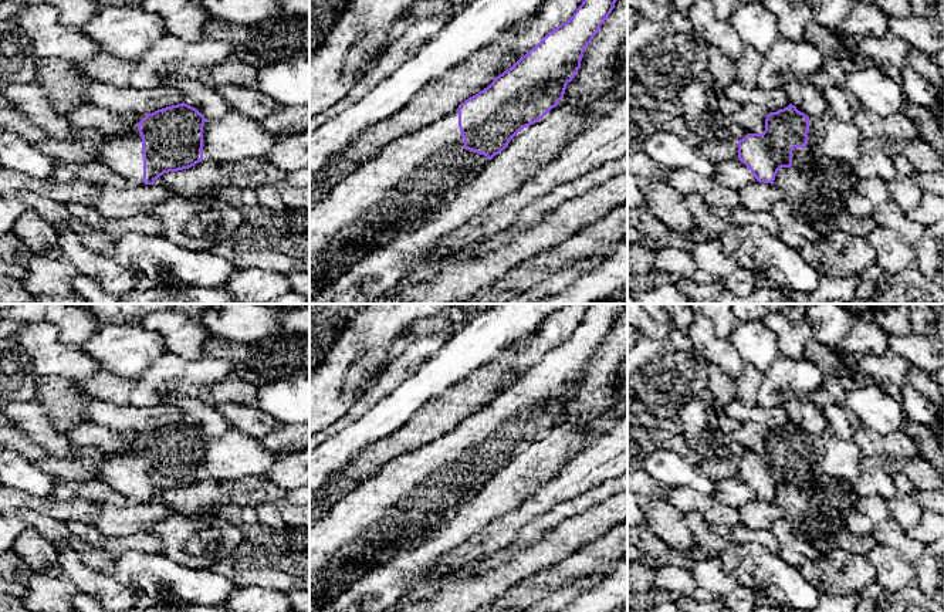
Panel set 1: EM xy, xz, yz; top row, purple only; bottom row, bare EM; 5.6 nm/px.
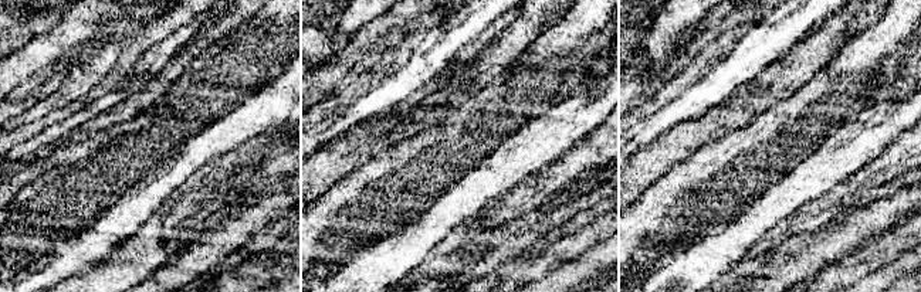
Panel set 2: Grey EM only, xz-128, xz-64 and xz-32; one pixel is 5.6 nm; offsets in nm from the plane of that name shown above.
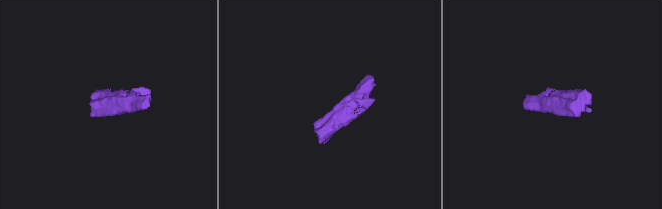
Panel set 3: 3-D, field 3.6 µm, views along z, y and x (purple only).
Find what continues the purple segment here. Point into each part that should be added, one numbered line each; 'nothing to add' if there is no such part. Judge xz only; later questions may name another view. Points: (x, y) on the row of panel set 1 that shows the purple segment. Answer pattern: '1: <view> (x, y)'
1: xz (396, 190)

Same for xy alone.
1: xy (122, 154)

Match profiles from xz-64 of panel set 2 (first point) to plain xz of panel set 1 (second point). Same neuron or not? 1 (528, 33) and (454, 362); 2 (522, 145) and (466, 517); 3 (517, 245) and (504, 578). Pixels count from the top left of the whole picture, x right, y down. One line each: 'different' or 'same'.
1: different
2: same
3: same

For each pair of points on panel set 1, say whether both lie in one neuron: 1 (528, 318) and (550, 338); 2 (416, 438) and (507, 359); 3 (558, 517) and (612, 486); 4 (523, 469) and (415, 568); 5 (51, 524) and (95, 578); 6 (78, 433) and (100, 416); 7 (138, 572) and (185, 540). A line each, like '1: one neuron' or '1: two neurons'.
1: two neurons
2: one neuron
3: one neuron
4: one neuron
5: two neurons
6: two neurons
7: two neurons

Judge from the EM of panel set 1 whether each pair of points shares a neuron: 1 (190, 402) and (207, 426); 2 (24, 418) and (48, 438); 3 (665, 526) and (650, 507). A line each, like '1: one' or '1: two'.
1: one
2: one
3: one

